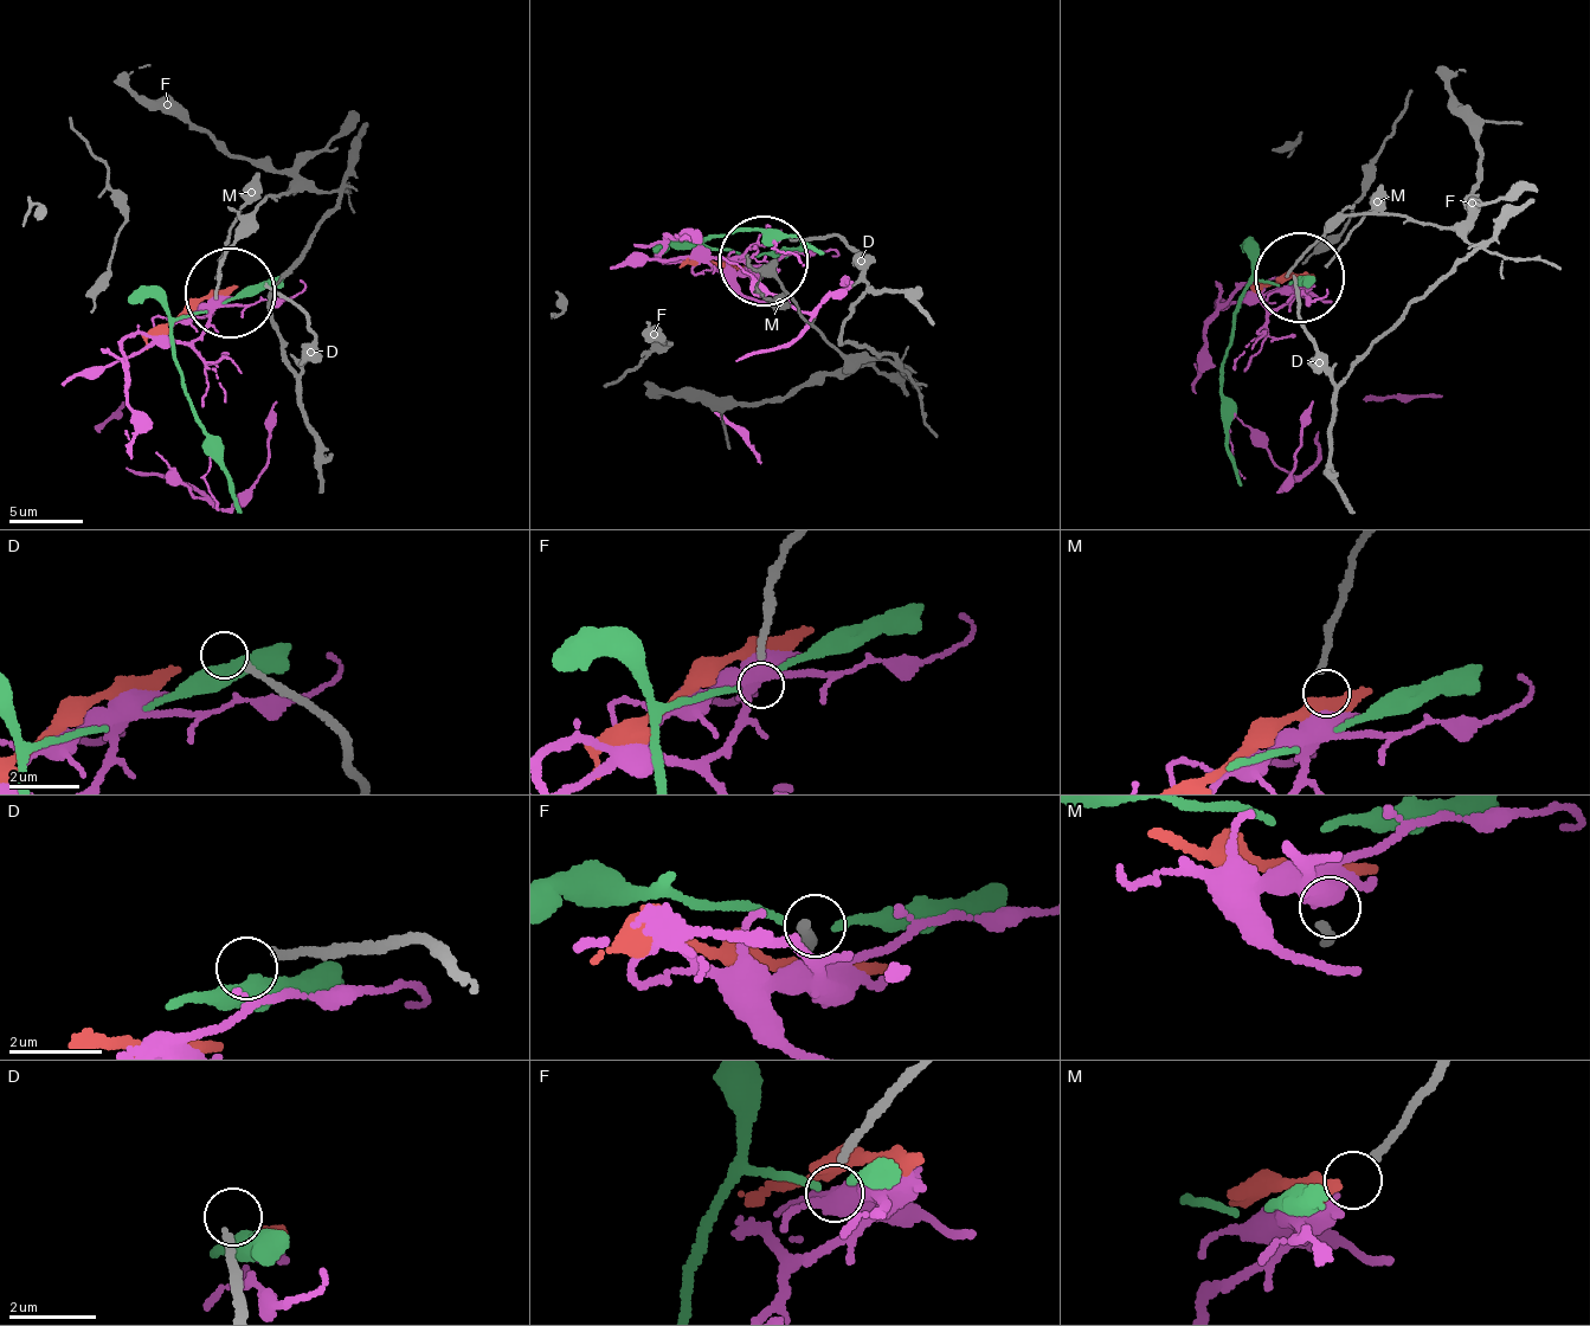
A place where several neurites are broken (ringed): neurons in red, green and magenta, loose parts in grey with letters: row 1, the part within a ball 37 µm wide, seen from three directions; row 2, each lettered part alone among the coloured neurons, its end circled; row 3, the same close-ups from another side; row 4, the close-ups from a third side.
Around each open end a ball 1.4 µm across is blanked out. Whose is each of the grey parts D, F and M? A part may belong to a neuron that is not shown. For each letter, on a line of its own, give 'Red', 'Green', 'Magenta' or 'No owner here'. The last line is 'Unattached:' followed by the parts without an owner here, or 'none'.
D: No owner here
F: No owner here
M: No owner here
Unattached: D, F, M

